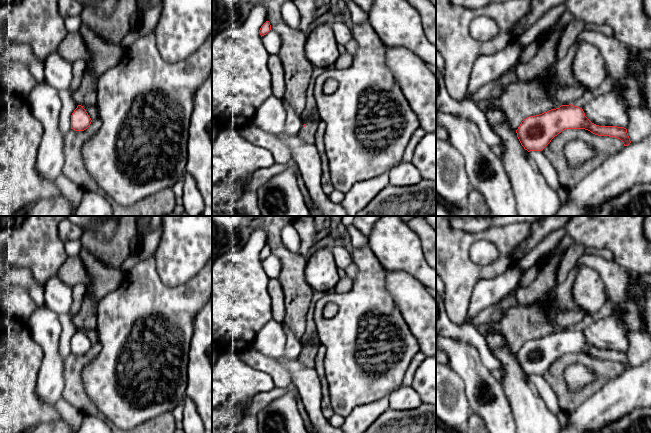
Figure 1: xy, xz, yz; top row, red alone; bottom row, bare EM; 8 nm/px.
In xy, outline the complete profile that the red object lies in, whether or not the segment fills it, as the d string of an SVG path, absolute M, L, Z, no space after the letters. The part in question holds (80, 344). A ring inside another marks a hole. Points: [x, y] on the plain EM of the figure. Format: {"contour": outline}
{"contour": "M78 329L71 339L71 353L84 355L90 350L91 346L92 344L83 330Z"}

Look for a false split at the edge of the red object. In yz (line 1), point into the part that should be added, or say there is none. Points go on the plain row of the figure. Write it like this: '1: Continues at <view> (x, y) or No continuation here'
1: No continuation here

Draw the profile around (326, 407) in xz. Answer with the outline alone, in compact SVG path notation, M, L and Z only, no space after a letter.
M320 344L315 358L314 369L321 382L321 391L323 393L323 397L321 400L321 409L323 414L329 419L334 414L334 411L331 406L331 399L329 396L329 386L325 375L325 367L324 367L325 355L326 355L326 347Z

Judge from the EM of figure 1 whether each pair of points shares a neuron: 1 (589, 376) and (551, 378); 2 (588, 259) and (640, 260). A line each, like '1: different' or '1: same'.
1: different
2: different

